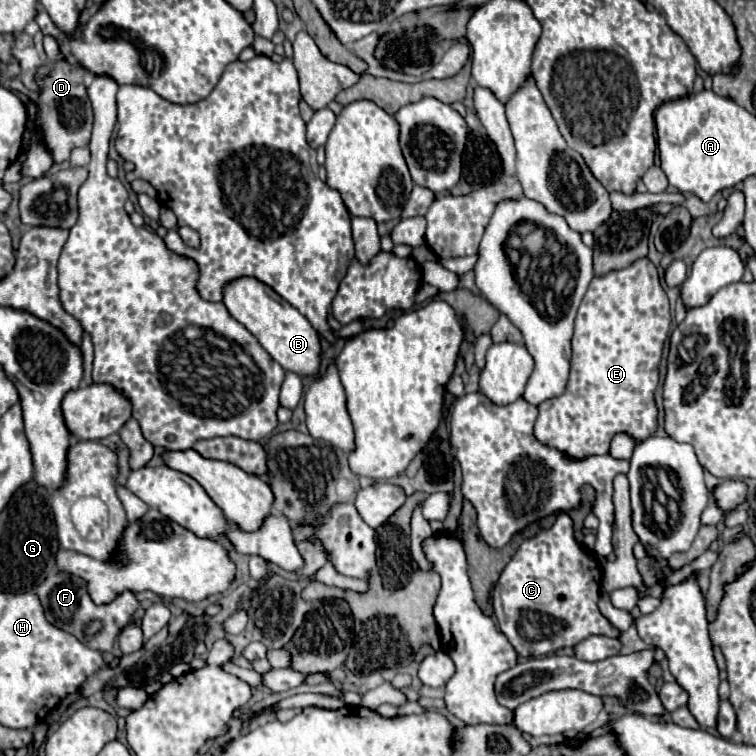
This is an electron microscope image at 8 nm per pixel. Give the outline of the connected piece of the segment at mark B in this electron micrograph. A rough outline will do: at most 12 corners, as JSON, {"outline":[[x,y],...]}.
{"outline":[[259,280],[223,302],[287,372],[321,366],[319,332]]}

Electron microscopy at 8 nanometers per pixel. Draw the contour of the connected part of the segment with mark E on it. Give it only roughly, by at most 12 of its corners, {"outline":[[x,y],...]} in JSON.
{"outline":[[649,258],[593,276],[535,438],[583,460],[657,430],[669,300]]}

